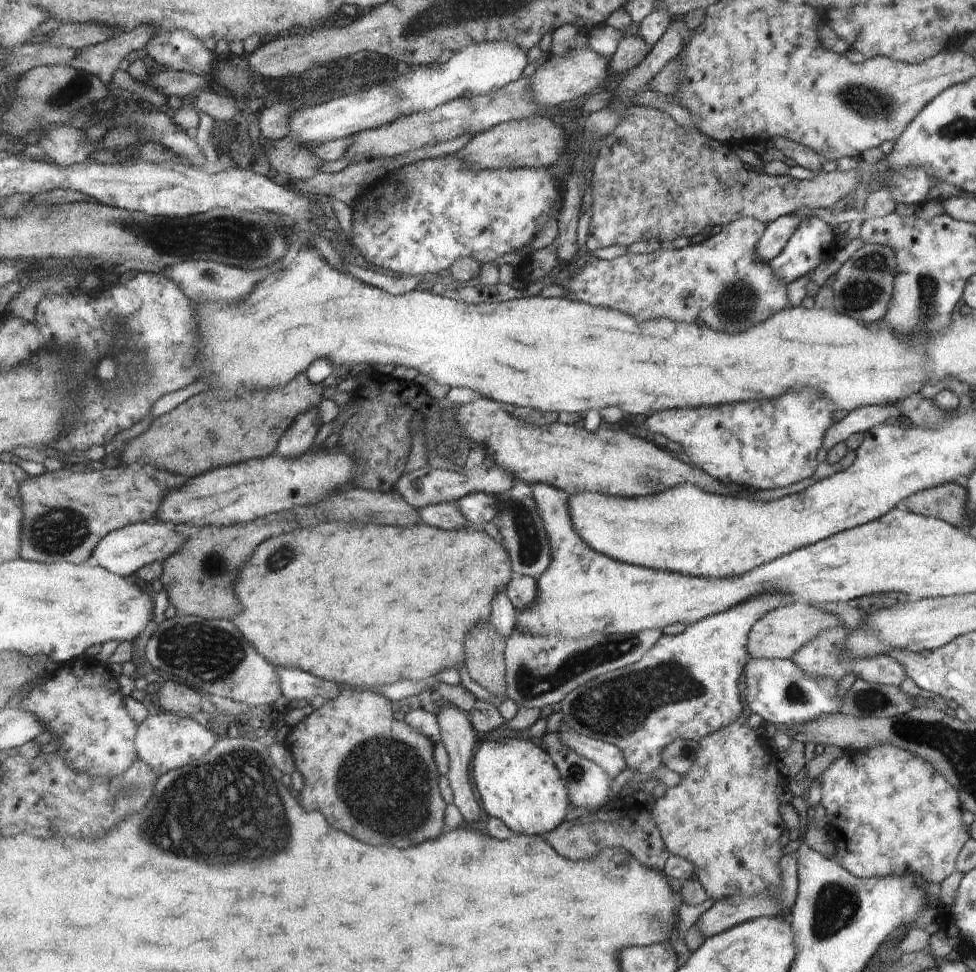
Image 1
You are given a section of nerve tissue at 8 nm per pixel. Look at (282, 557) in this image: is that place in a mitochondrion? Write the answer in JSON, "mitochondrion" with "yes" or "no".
{"mitochondrion":"yes"}

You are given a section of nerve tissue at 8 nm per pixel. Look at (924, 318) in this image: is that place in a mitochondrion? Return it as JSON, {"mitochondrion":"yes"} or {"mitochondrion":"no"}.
{"mitochondrion":"yes"}

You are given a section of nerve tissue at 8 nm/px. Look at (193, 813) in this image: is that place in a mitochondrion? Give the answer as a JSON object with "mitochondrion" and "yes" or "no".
{"mitochondrion":"yes"}

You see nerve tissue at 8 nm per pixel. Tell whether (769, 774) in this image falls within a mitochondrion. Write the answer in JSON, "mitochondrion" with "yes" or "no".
{"mitochondrion":"no"}

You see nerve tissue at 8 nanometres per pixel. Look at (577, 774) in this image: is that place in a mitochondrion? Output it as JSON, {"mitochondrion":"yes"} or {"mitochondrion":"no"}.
{"mitochondrion":"yes"}

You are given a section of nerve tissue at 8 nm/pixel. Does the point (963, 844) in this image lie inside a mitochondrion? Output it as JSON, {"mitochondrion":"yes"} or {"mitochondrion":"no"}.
{"mitochondrion":"no"}

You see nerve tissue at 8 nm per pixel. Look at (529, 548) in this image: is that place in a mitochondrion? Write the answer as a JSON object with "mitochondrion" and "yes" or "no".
{"mitochondrion":"yes"}

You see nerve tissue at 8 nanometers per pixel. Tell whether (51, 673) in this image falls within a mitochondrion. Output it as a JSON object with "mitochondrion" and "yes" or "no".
{"mitochondrion":"no"}

